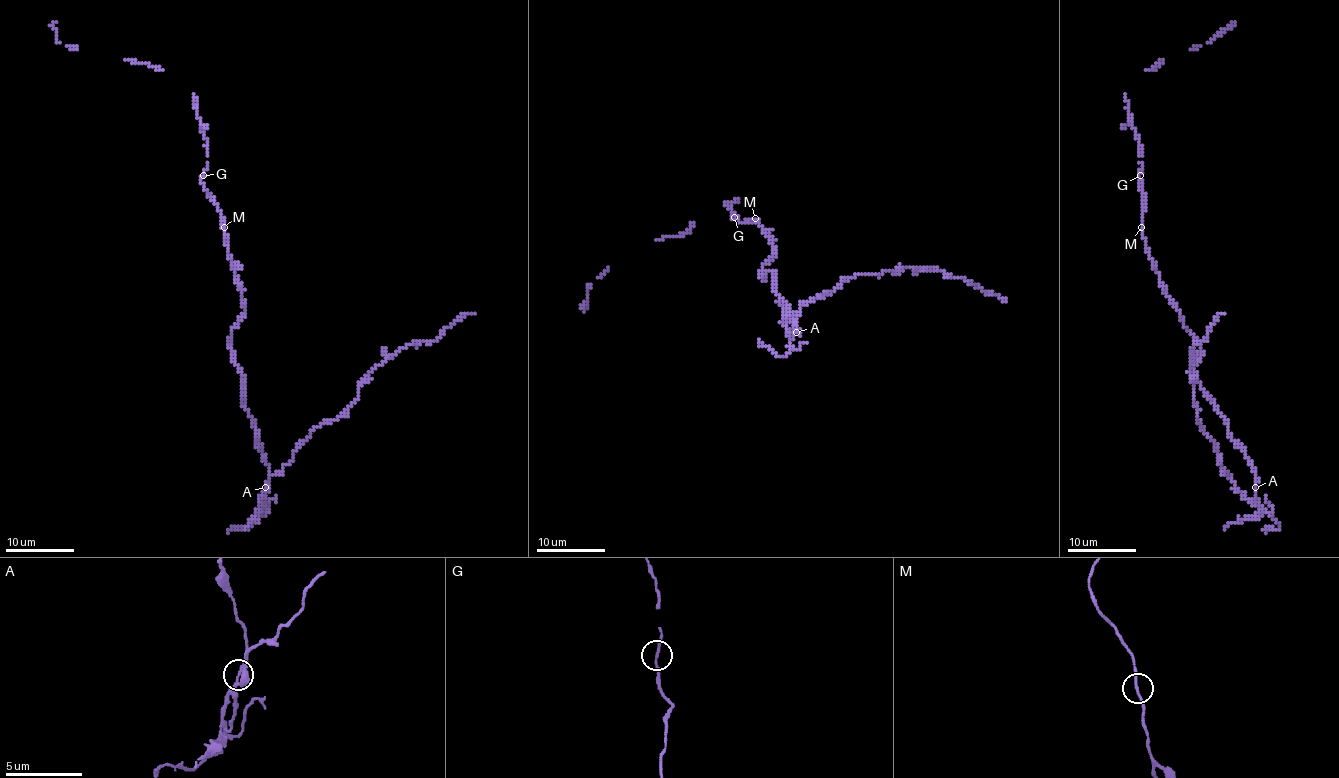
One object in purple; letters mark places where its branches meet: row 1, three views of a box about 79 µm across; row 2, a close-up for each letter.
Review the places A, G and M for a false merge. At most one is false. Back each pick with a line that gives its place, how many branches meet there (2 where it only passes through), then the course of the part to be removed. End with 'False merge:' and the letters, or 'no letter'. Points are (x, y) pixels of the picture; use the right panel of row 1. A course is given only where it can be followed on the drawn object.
A: (1255, 487) | 2 | (1255, 488), (1260, 508), (1227, 476), (1196, 421), (1189, 373), (1193, 345), (1224, 313)
False merge: A

